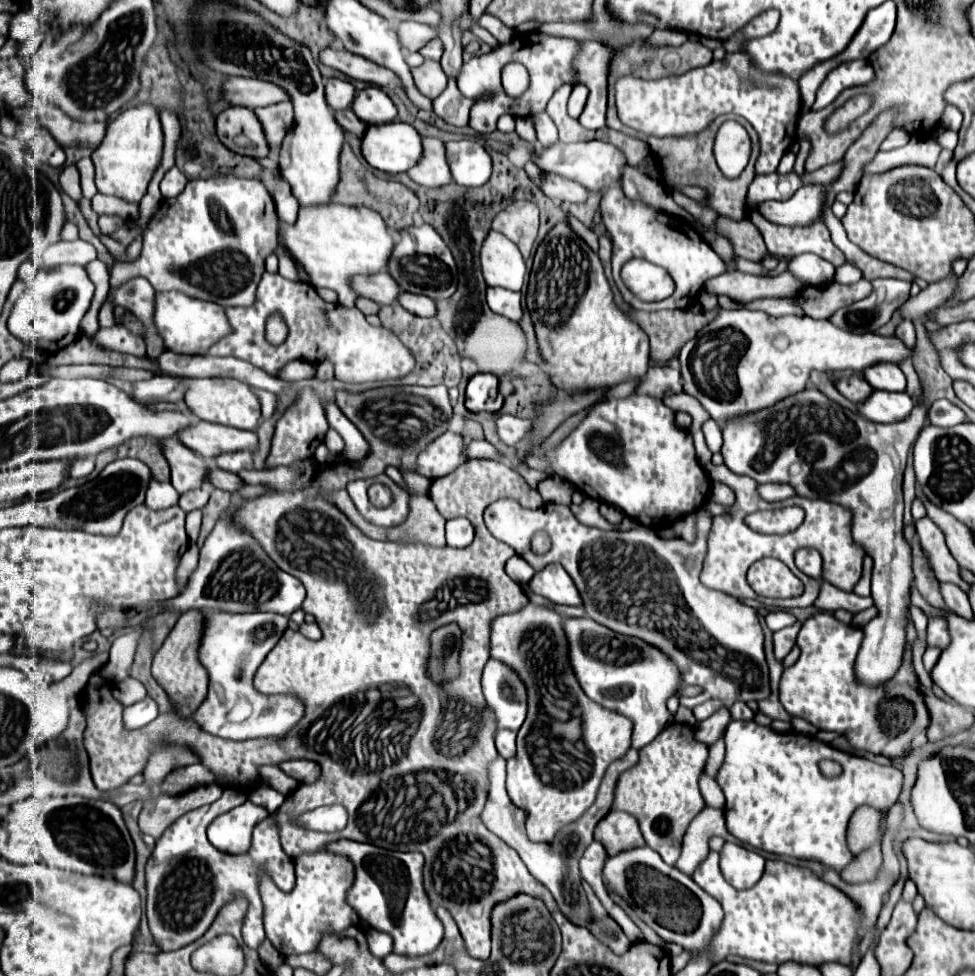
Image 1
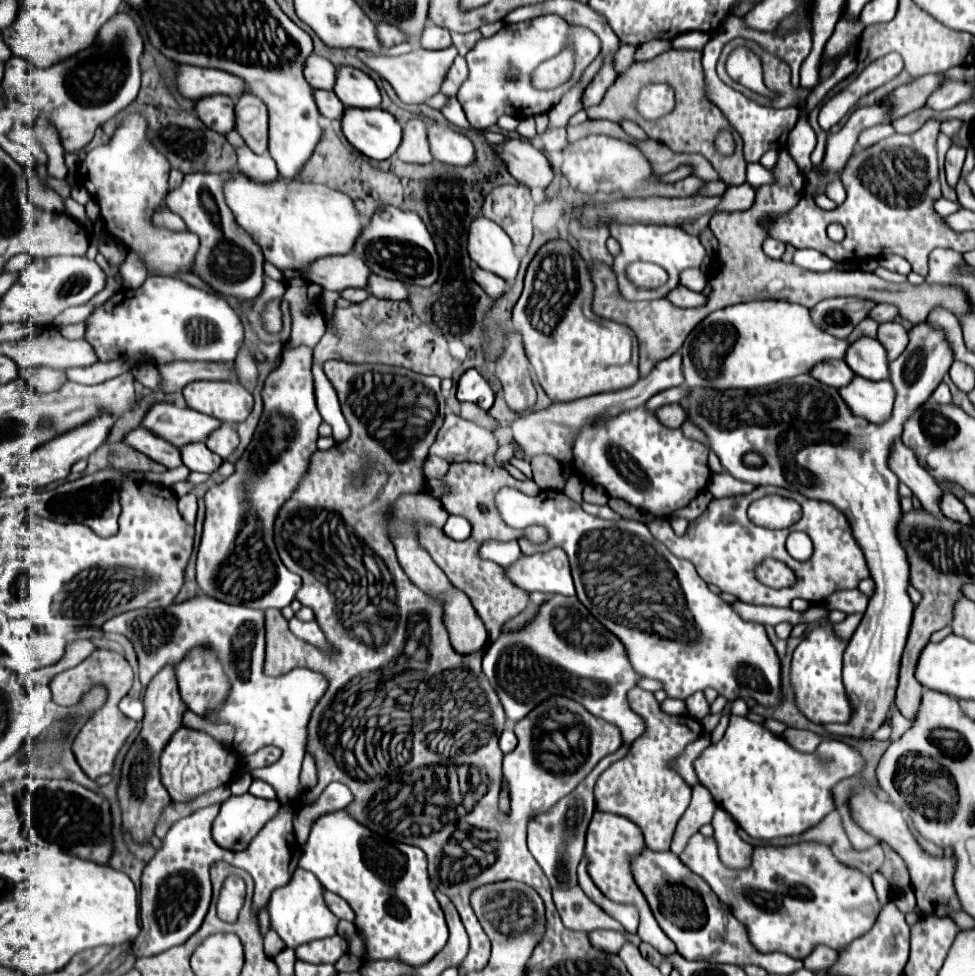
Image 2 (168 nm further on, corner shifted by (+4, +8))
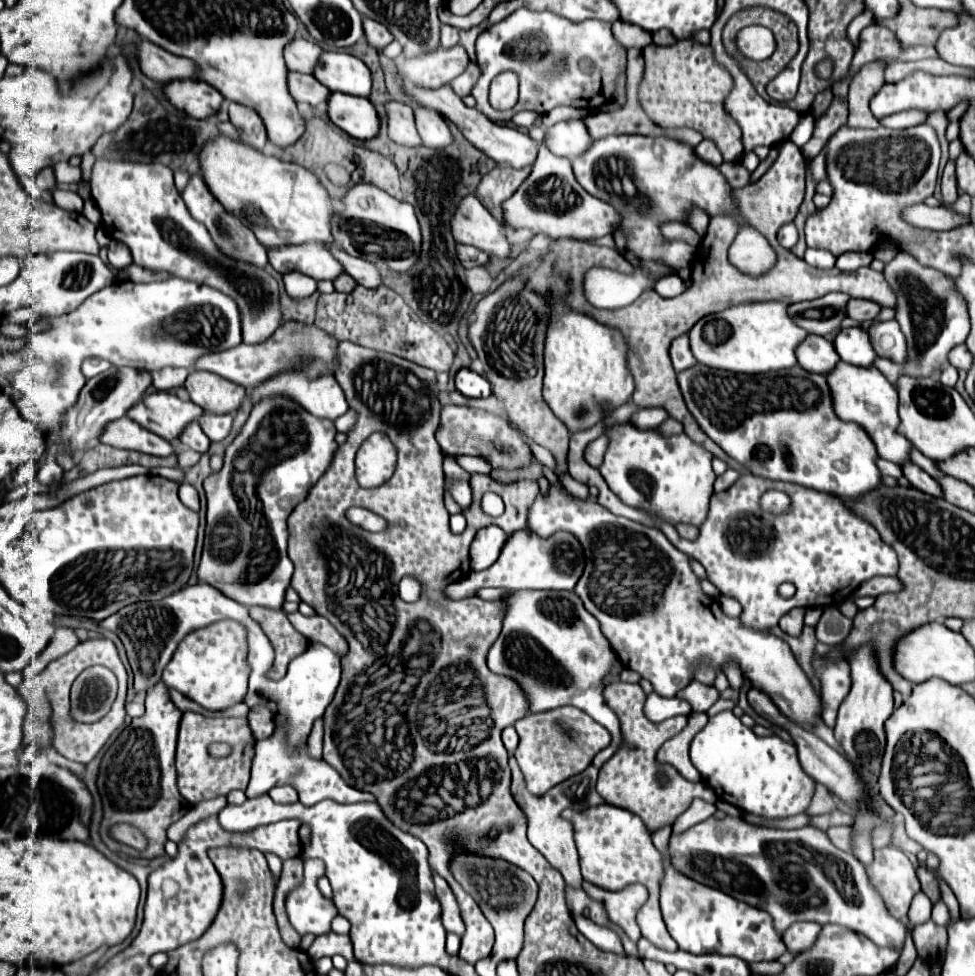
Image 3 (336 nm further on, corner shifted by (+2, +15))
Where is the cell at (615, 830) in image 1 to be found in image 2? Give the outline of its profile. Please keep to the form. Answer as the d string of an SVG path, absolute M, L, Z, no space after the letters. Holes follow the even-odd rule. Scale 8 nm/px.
M595 810L589 830L587 830L587 842L585 842L585 858L587 858L587 872L591 876L591 880L595 882L595 886L613 902L625 902L625 904L633 904L637 906L639 914L641 914L641 922L639 922L639 938L647 944L651 944L653 948L657 948L661 954L673 954L675 952L675 944L665 936L665 932L659 928L645 896L639 892L639 886L635 884L633 876L631 876L631 860L633 856L637 856L639 852L643 852L645 842L643 842L643 834L641 830L625 816L619 814L607 814L607 812L599 812Z

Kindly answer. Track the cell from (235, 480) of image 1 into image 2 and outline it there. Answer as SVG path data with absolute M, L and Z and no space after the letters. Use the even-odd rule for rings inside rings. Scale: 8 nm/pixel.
M185 444L181 448L183 452L183 464L193 470L193 472L205 472L205 474L213 474L217 472L217 468L221 466L221 458L211 452L205 444Z

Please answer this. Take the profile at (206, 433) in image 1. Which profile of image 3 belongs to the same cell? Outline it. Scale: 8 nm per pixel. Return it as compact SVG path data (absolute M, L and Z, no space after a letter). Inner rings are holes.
M155 391L143 397L127 415L147 431L173 441L189 423L197 421L203 415L203 409L191 401L181 401L173 393Z

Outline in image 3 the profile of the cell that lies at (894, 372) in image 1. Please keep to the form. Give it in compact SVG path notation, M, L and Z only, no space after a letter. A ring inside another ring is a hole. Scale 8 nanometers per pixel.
M849 327L849 329L841 329L833 341L841 361L851 363L851 365L859 365L859 367L873 367L877 353L871 345L869 333L861 327Z

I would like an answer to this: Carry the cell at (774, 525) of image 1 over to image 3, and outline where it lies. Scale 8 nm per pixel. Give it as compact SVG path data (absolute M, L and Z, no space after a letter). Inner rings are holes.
M769 489L769 491L765 491L765 493L763 493L763 497L761 497L761 509L763 509L763 511L767 511L767 513L781 515L781 513L785 513L787 509L791 509L789 495L785 495L783 491Z

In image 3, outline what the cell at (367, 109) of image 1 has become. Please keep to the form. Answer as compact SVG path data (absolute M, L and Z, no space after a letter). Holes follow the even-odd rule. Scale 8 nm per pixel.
M325 53L313 75L329 87L329 91L357 97L369 97L371 93L371 71L363 61L347 53Z

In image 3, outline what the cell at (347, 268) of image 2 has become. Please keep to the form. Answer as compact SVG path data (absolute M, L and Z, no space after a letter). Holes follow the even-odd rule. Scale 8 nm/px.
M305 243L305 245L289 245L285 249L269 249L269 263L279 273L299 271L307 273L317 281L335 281L345 269L333 257L333 253L325 245Z

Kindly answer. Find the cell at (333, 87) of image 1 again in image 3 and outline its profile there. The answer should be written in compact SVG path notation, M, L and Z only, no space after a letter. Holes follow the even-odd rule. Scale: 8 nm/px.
M297 37L289 49L285 49L285 61L289 71L299 71L313 75L319 59L323 55L323 49L315 41L307 41L303 37Z

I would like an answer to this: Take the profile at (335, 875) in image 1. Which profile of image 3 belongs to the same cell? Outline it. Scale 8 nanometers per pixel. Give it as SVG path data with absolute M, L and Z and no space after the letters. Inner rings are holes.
M305 861L303 881L287 893L287 917L299 935L325 935L331 931L331 921L337 915L337 907L331 899L325 899L317 887L317 879L323 873L325 867L321 861Z

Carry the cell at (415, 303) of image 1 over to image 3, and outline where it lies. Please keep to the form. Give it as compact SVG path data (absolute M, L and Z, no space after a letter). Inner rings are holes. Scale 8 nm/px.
M327 245L327 247L333 249L333 253L337 253L337 259L341 261L341 265L345 265L345 273L349 273L359 285L369 289L377 289L381 285L381 273L373 263L359 257L351 257L335 245Z

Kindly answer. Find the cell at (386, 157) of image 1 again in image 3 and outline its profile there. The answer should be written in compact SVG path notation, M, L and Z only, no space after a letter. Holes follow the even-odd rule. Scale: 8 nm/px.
M345 93L329 95L329 117L347 135L367 141L375 139L381 129L381 119L373 103L365 97L353 97Z

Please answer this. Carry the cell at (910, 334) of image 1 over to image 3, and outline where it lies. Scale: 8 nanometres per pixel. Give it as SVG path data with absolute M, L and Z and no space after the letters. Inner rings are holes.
M879 321L869 327L869 337L879 357L901 363L905 359L905 337L897 321Z

